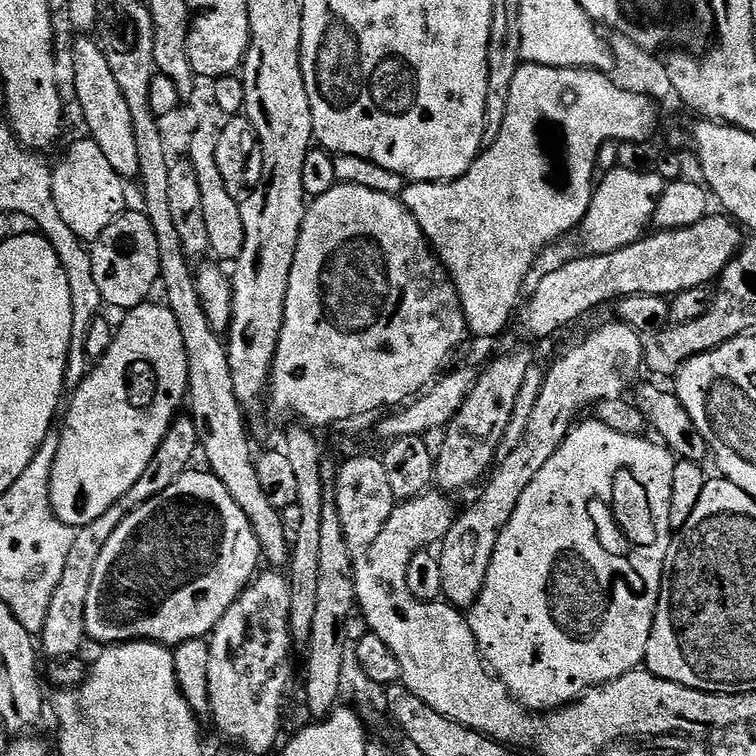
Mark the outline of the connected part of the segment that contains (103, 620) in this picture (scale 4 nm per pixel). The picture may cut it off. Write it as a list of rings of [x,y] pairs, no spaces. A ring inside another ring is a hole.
[[[203,471],[182,473],[162,494],[135,508],[106,538],[94,566],[94,578],[90,578],[90,594],[86,594],[84,630],[89,641],[111,646],[129,640],[153,640],[175,646],[207,637],[257,575],[262,549],[256,529],[220,479],[211,471]]]

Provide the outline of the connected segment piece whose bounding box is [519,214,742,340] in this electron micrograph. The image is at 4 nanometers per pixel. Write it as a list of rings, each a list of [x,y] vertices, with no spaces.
[[[709,214],[703,220],[699,220],[694,226],[685,228],[669,228],[667,230],[656,230],[645,235],[639,240],[635,240],[630,246],[619,248],[613,252],[601,252],[599,254],[581,255],[581,260],[568,260],[565,264],[557,266],[553,272],[548,272],[536,284],[536,289],[532,292],[532,297],[523,305],[519,313],[520,320],[524,323],[524,328],[532,336],[544,340],[547,336],[555,334],[559,328],[564,328],[567,324],[572,324],[575,320],[583,318],[587,312],[592,312],[602,304],[619,301],[626,296],[634,294],[654,294],[671,298],[682,291],[690,290],[692,287],[704,288],[711,285],[724,271],[736,253],[742,247],[740,232],[742,228],[739,223],[733,222],[727,215]]]

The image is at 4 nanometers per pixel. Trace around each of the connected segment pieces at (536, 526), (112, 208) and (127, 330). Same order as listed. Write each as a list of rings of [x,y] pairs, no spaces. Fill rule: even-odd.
[[[601,422],[591,423],[577,423],[560,443],[560,449],[553,454],[550,462],[546,462],[542,470],[534,474],[534,482],[526,486],[516,507],[516,515],[500,530],[486,582],[479,598],[467,613],[468,624],[476,635],[480,655],[490,665],[491,671],[511,690],[512,695],[529,710],[563,708],[580,699],[589,688],[597,684],[609,684],[622,674],[637,671],[644,664],[652,620],[656,616],[656,603],[660,597],[660,583],[664,581],[664,563],[672,545],[674,529],[670,526],[670,508],[677,457],[655,439],[648,440],[643,435],[627,436]]]
[[[91,138],[83,139],[70,145],[64,161],[52,168],[52,189],[58,214],[62,214],[62,222],[74,230],[79,240],[92,242],[126,211],[125,181],[114,170],[114,166],[106,162],[106,154],[98,150]]]
[[[145,302],[123,313],[124,321],[107,341],[108,349],[100,361],[84,377],[76,392],[71,393],[66,404],[64,429],[60,440],[55,441],[56,457],[50,474],[50,502],[52,509],[63,524],[71,528],[85,528],[94,518],[102,518],[122,494],[142,478],[146,466],[154,458],[162,438],[166,438],[172,421],[185,407],[188,395],[188,360],[186,346],[178,319],[167,303]]]

